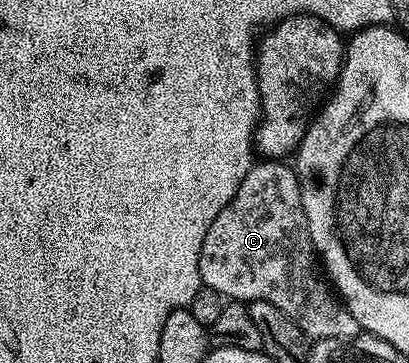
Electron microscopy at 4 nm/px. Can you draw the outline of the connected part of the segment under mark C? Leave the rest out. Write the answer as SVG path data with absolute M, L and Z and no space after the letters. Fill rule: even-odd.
M281 160L258 161L243 176L243 184L239 184L227 208L215 216L199 252L202 287L242 304L267 300L267 304L275 304L310 340L352 340L362 333L361 325L323 273L307 228L296 169L285 164Z

